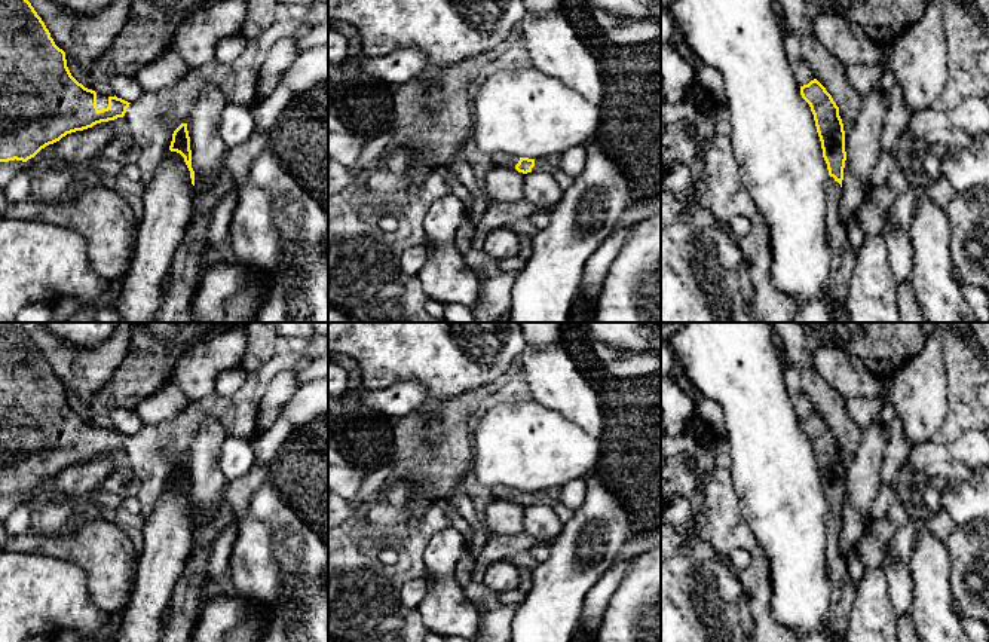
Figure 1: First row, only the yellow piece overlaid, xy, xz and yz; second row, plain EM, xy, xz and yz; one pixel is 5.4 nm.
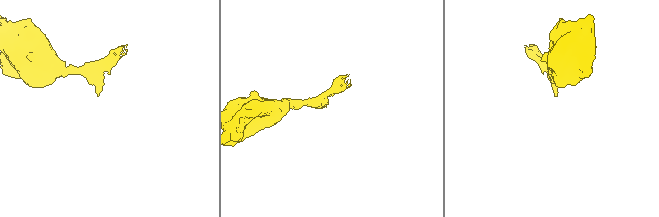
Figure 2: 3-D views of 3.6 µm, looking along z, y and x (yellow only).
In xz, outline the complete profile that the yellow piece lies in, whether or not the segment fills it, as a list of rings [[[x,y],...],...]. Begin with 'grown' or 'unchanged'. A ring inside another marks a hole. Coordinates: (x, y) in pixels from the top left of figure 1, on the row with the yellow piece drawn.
grown | [[[497,152],[492,155],[492,160],[494,166],[517,169],[518,172],[555,172],[560,169],[560,155],[549,155],[546,158],[529,159],[518,158],[515,155],[508,155],[503,152]]]

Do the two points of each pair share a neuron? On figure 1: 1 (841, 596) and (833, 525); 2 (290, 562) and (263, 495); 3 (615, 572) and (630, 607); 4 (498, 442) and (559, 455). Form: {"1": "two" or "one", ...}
{"1": "one", "2": "one", "3": "two", "4": "one"}

